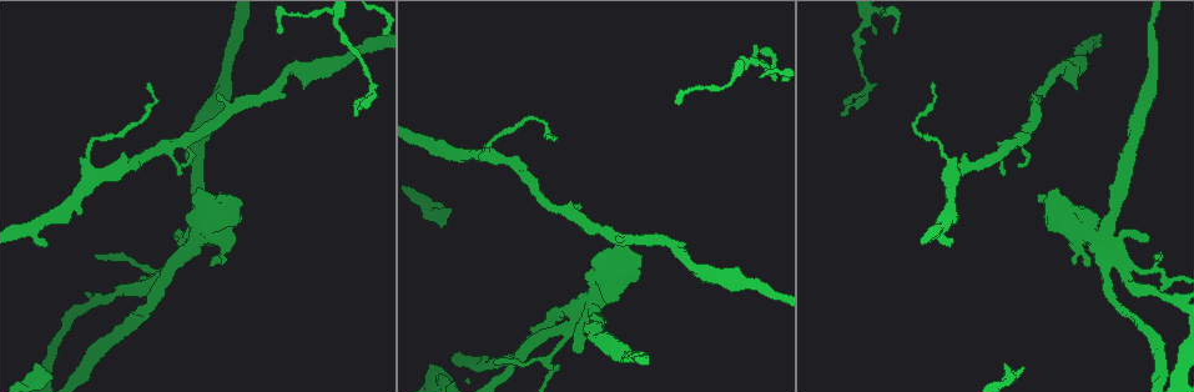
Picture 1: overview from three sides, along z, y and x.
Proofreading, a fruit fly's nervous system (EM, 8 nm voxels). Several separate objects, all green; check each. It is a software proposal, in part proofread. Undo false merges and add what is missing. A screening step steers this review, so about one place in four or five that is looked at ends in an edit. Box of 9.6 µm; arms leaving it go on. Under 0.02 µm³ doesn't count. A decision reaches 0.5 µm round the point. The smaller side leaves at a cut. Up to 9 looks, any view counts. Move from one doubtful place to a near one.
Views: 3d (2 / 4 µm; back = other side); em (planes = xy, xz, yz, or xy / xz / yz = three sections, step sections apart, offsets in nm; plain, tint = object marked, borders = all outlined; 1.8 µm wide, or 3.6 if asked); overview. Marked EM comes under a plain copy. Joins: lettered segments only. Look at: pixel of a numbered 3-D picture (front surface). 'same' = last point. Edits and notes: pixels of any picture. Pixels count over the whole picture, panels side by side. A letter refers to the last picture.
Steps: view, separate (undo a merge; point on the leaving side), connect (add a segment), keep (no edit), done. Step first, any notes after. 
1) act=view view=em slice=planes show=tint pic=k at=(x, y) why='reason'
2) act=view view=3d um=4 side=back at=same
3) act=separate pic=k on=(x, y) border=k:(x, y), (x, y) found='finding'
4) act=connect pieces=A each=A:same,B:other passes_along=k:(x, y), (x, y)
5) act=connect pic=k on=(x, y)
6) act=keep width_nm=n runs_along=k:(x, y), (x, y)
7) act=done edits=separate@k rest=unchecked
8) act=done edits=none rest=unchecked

act=view view=3d um=4 pic=1 at=(47, 245) why='branch stops here'

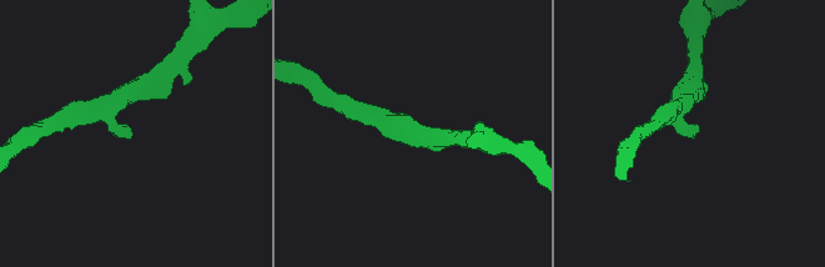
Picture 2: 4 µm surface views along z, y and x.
act=view view=em slice=yz step=8 show=borders pic=2 at=(694, 138) why='now the EM'

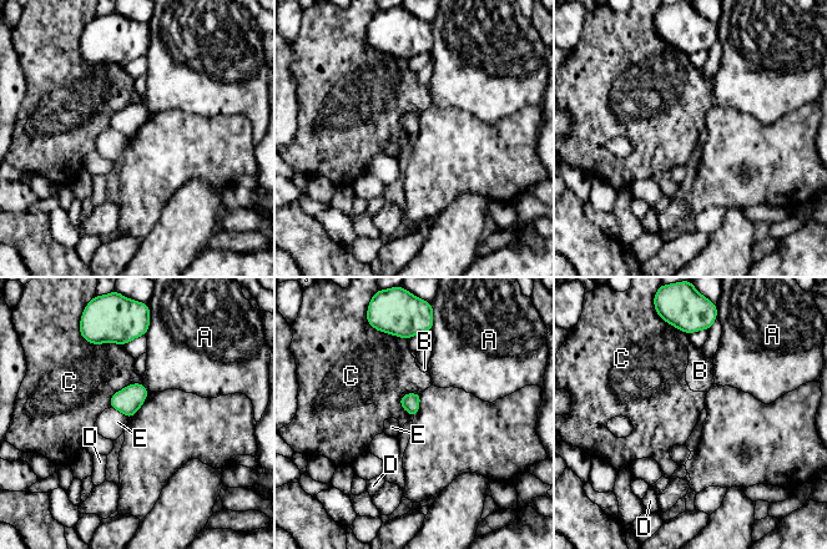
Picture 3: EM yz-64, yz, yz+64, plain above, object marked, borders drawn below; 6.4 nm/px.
act=keep each=A:other,B:other,C:other,D:other,E:other border=3:(142, 382), (116, 391), (109, 407) found='no lettered segment goes on from it'

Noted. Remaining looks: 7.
act=view view=em um=3.6 slice=xz step=8 show=tint pic=1 at=(1096, 237) why='thick turns thin'

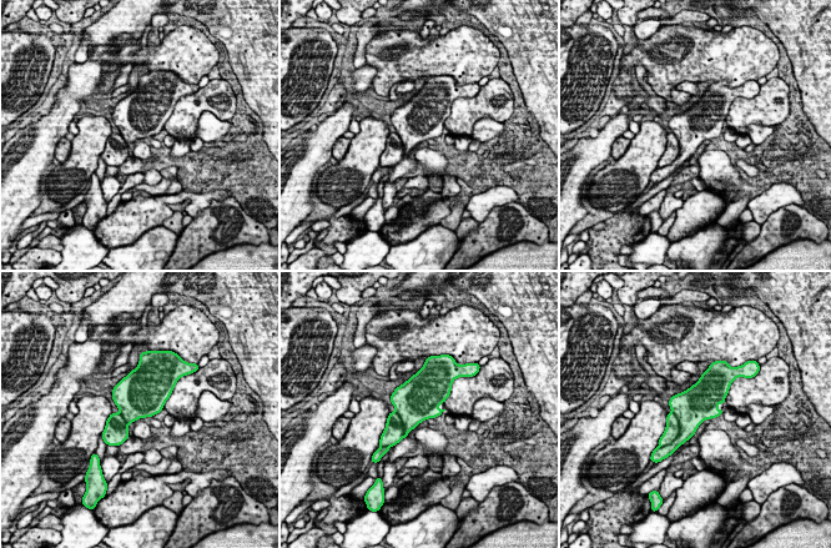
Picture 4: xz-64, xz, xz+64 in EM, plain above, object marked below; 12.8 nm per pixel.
act=view view=em um=3.6 slice=xz step=8 show=borders at=same

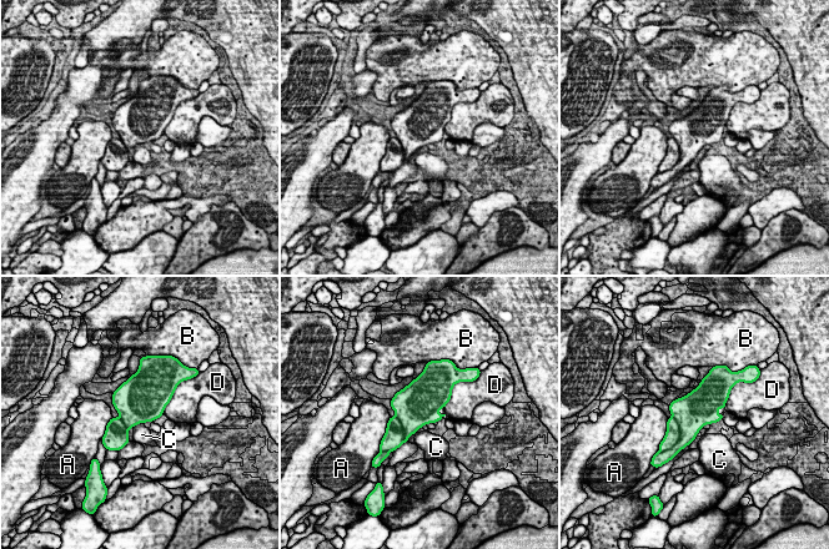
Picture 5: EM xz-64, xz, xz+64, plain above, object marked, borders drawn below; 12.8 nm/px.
act=separate pic=5 on=(673, 433) each=A:other,B:other,C:other,D:other found='two neurons meet here'

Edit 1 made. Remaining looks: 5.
act=view view=overview

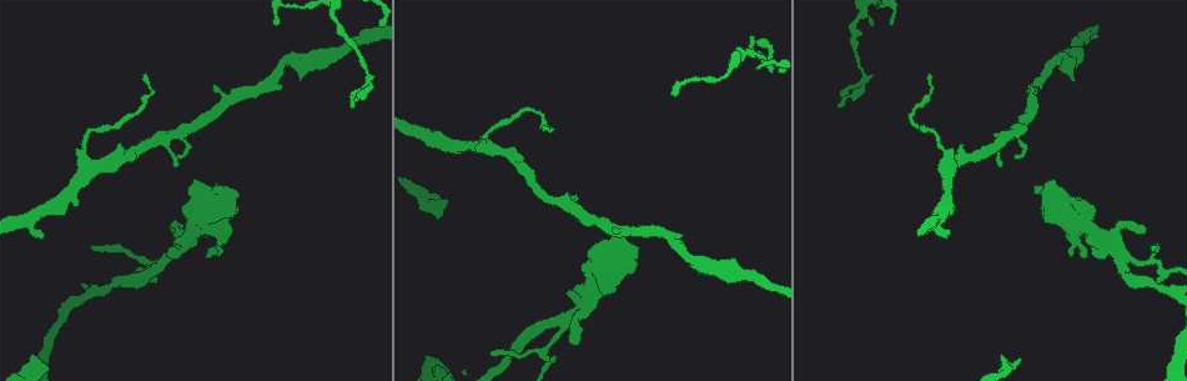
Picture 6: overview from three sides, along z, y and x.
act=view view=em slice=yz step=16 show=tint pic=6 at=(301, 61) why='sudden change in width'

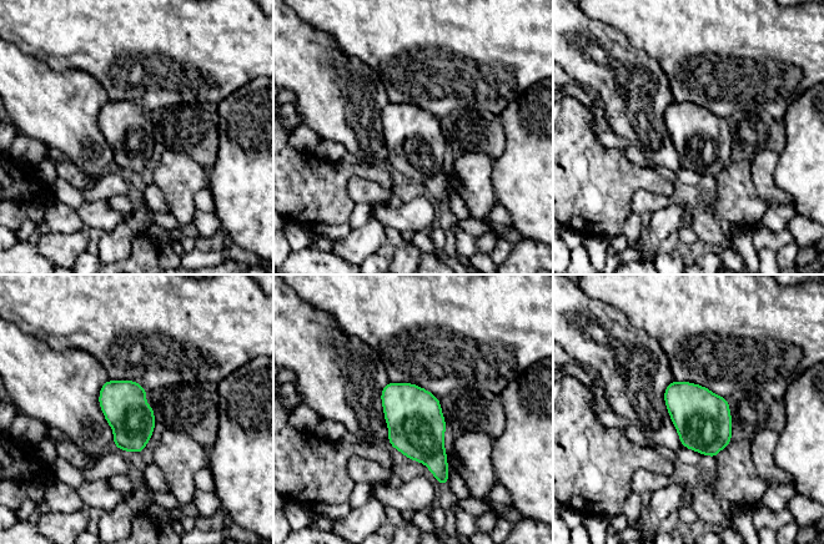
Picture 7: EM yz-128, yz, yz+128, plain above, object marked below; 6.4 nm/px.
act=view view=em slice=planes show=tint at=same why='cut it another way'

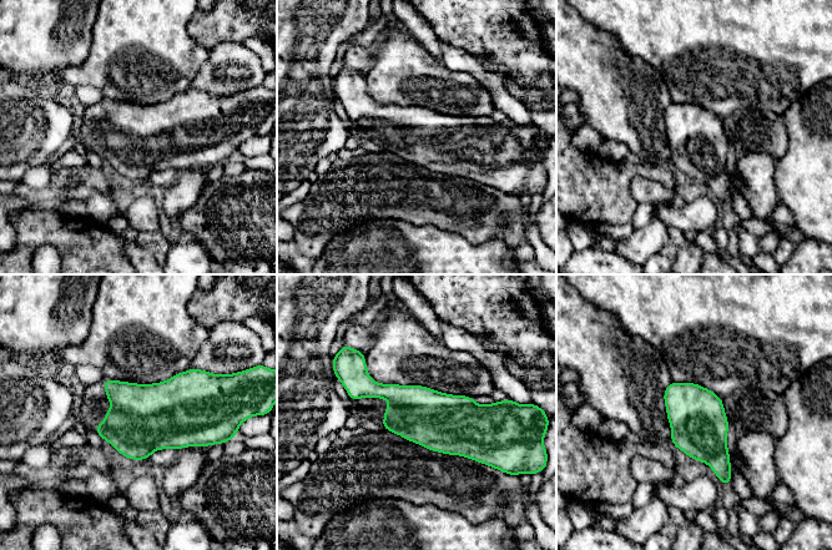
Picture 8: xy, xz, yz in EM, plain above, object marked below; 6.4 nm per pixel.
act=view view=em slice=planes show=borders at=same

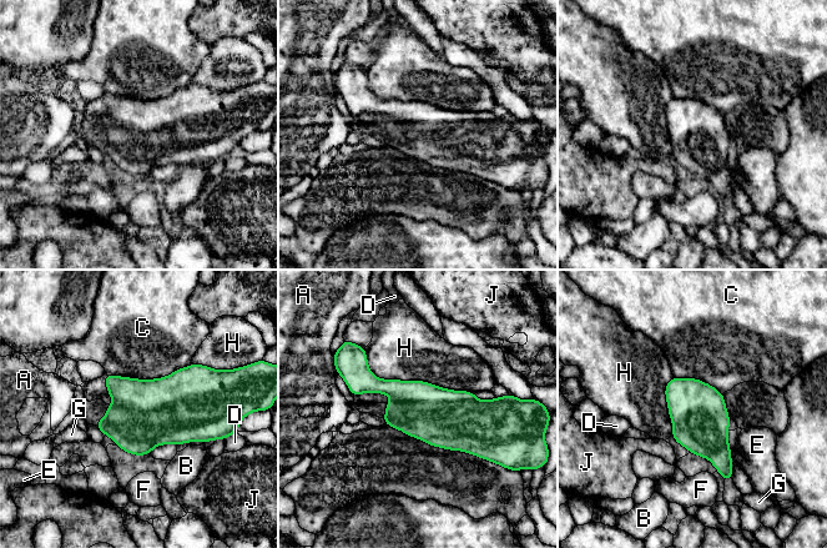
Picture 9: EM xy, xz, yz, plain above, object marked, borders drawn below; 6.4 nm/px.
act=keep longest_contact=H:750nm each=A:other,B:other,C:other,D:other,E:other,F:other,G:other,H:other,J:other border=9:(364, 348), (377, 377), (472, 392) found='all the same neuron'

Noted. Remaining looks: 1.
act=view view=em slice=planes show=borders pic=6 at=(838, 107)

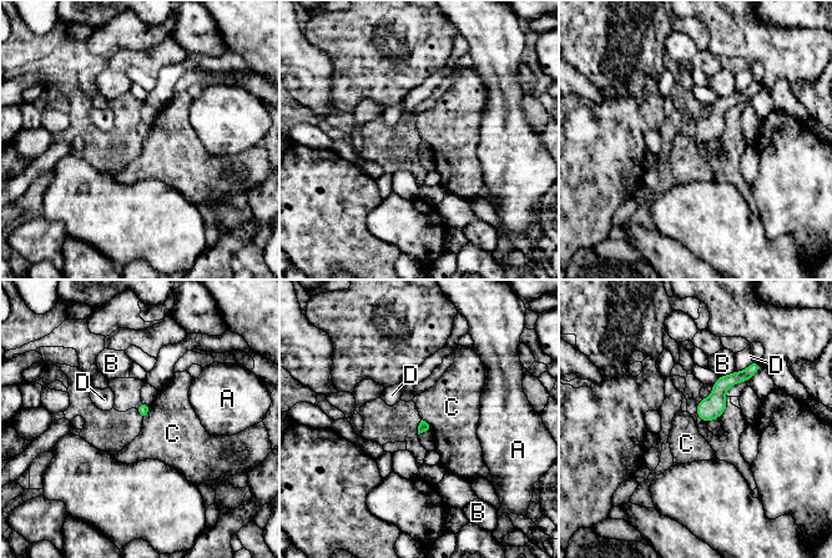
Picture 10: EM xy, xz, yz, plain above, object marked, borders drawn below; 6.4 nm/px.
act=keep each=A:other,B:other,C:other,D:other found='no lettered segment goes on from it'

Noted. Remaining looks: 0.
act=done edits=separate@5 rest=unchecked

